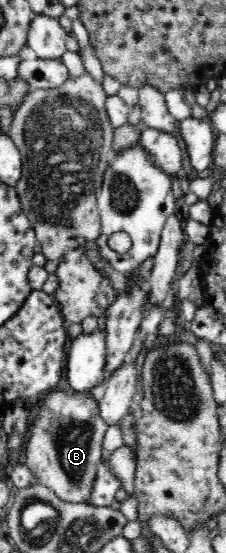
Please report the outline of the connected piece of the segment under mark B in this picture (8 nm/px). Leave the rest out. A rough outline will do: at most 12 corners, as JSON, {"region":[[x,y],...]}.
{"region":[[89,391],[37,399],[27,468],[87,504],[109,426]]}

